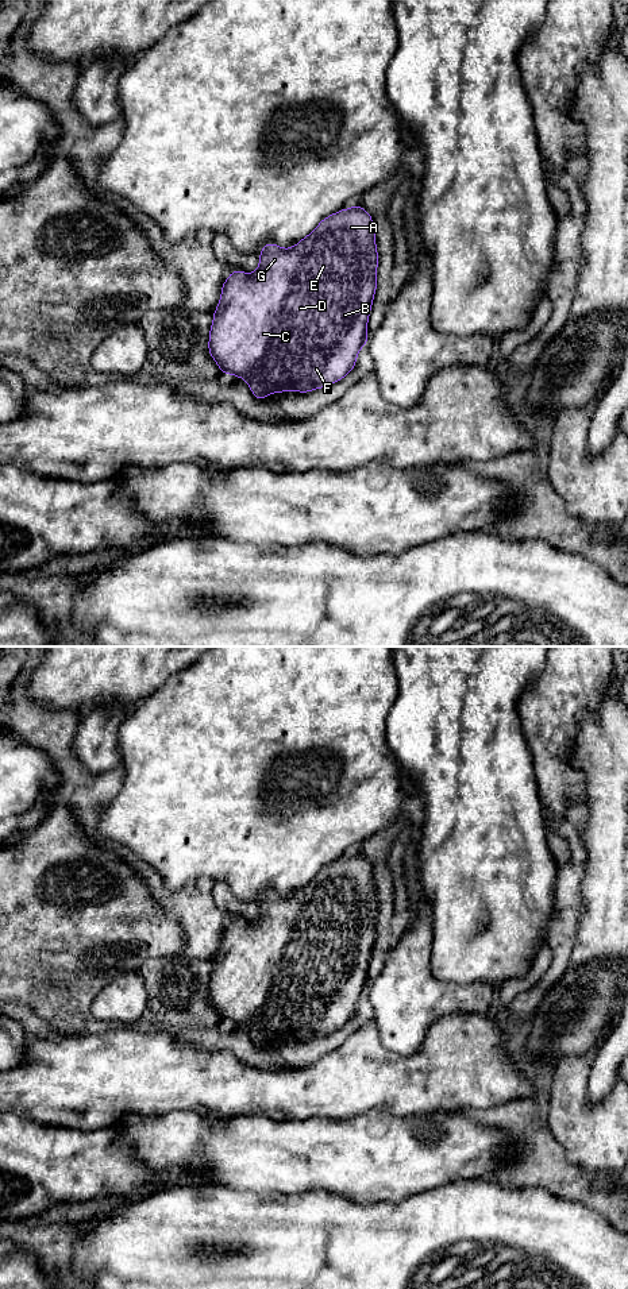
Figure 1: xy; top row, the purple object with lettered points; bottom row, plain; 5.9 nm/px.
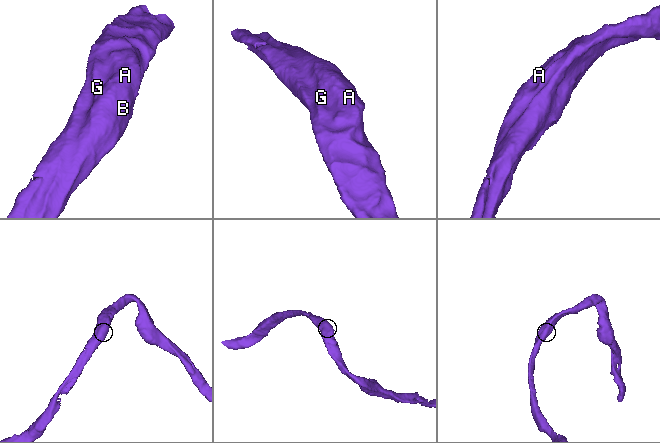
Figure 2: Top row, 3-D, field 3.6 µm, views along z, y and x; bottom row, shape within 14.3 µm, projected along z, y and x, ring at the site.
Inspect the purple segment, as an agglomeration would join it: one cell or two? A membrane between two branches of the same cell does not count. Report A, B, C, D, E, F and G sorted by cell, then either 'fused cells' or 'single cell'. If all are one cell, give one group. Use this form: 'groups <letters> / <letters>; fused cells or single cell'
groups A B C D E F G; single cell

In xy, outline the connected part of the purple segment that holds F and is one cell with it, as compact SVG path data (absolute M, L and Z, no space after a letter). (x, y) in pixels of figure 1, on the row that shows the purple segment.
M359 204L327 216L293 247L265 244L254 273L234 270L223 282L212 313L209 355L221 373L244 379L259 401L271 393L309 393L342 381L369 339L377 269L374 223Z

